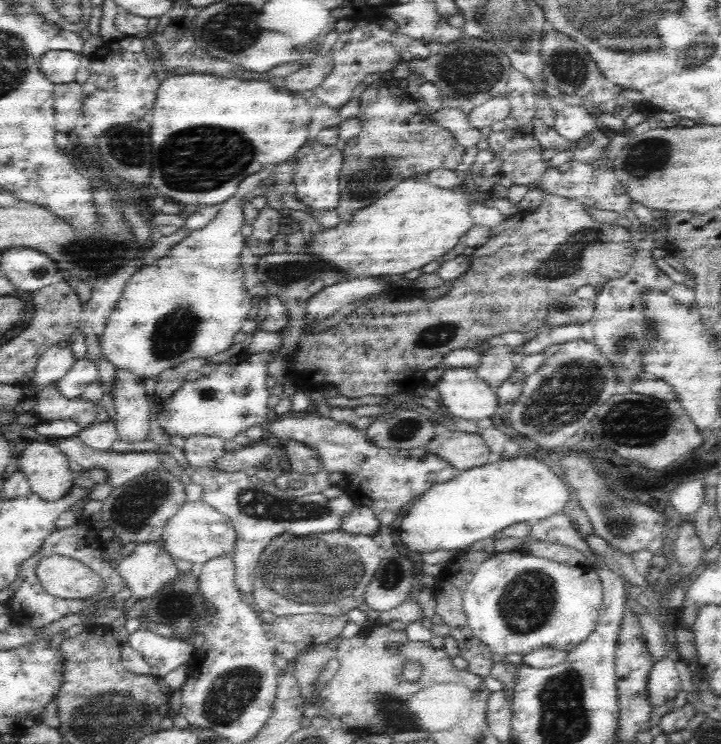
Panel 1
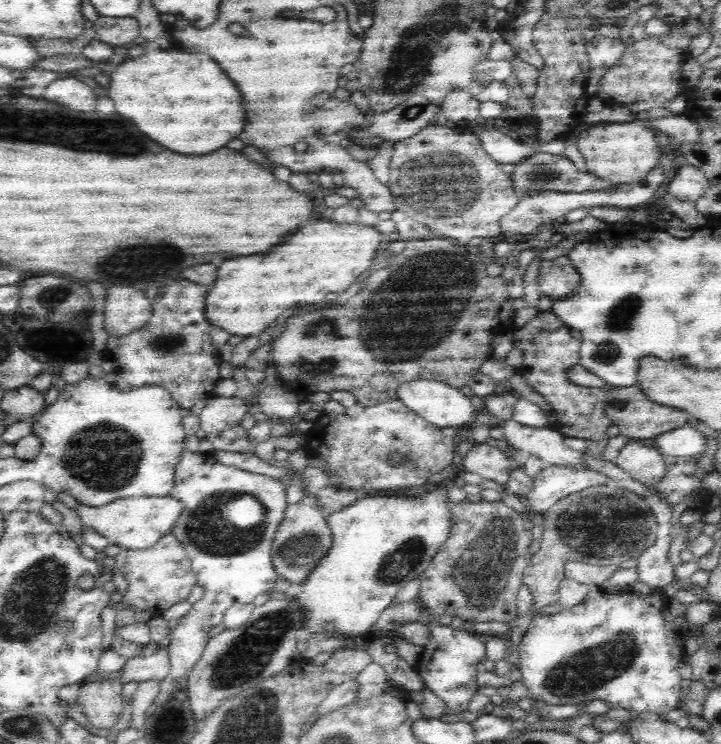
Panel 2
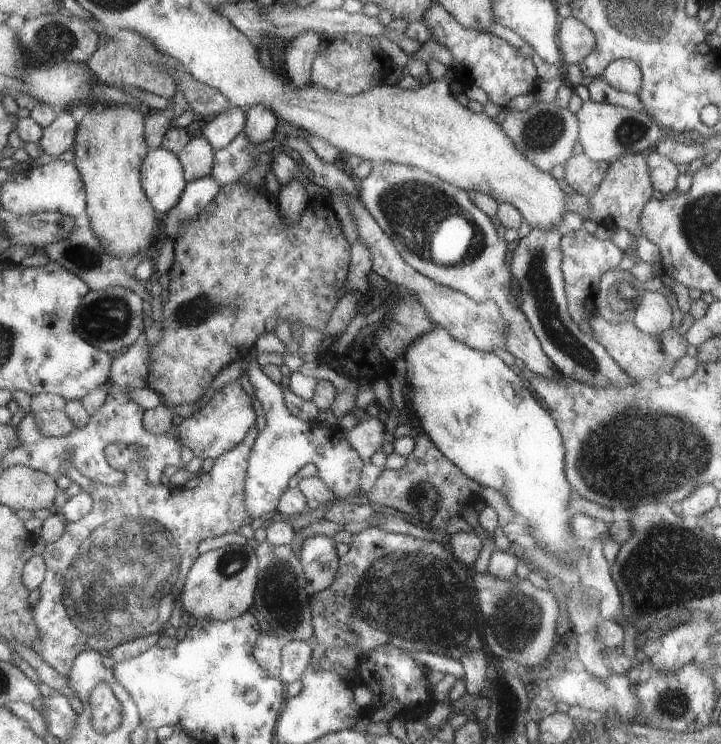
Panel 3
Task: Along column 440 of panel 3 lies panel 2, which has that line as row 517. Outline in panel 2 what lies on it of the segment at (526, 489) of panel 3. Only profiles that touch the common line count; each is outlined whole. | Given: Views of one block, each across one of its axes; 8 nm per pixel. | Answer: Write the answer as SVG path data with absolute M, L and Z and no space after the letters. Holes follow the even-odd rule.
M437 485L436 489L419 496L368 496L359 498L351 506L327 516L333 536L331 549L314 567L309 577L291 590L303 606L305 628L309 632L345 632L349 636L365 636L374 630L374 623L406 582L414 580L426 570L434 555L441 550L453 529L449 491Z

